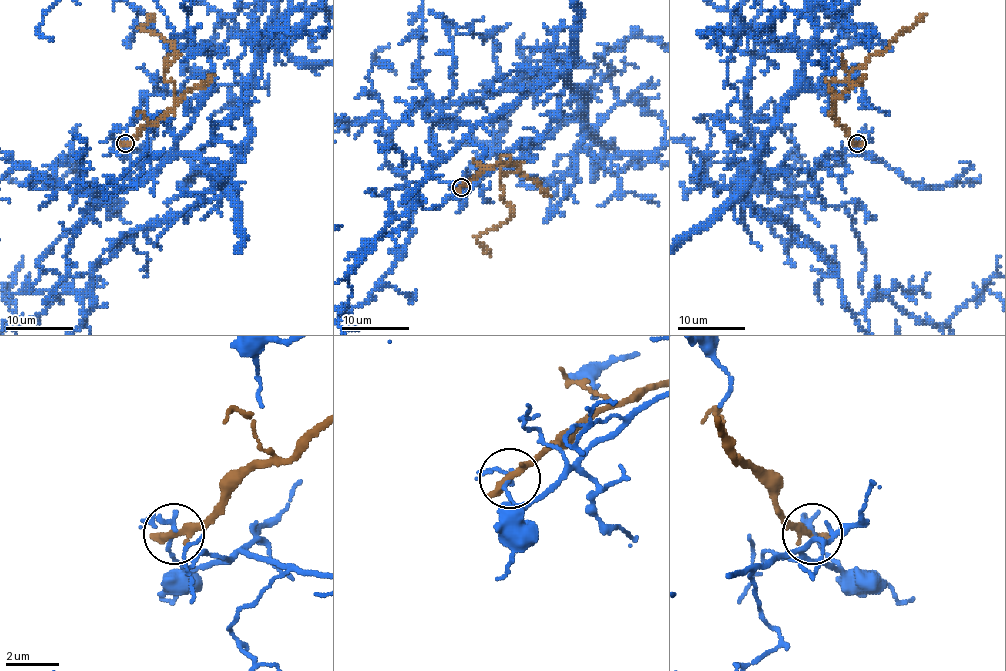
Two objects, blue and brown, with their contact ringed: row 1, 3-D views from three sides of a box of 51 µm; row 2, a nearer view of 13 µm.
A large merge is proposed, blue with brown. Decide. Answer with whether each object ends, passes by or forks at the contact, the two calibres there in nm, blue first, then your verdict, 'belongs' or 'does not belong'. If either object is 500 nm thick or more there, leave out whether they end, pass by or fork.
blue passes by | brown ends | 140/400 nm | does not belong

